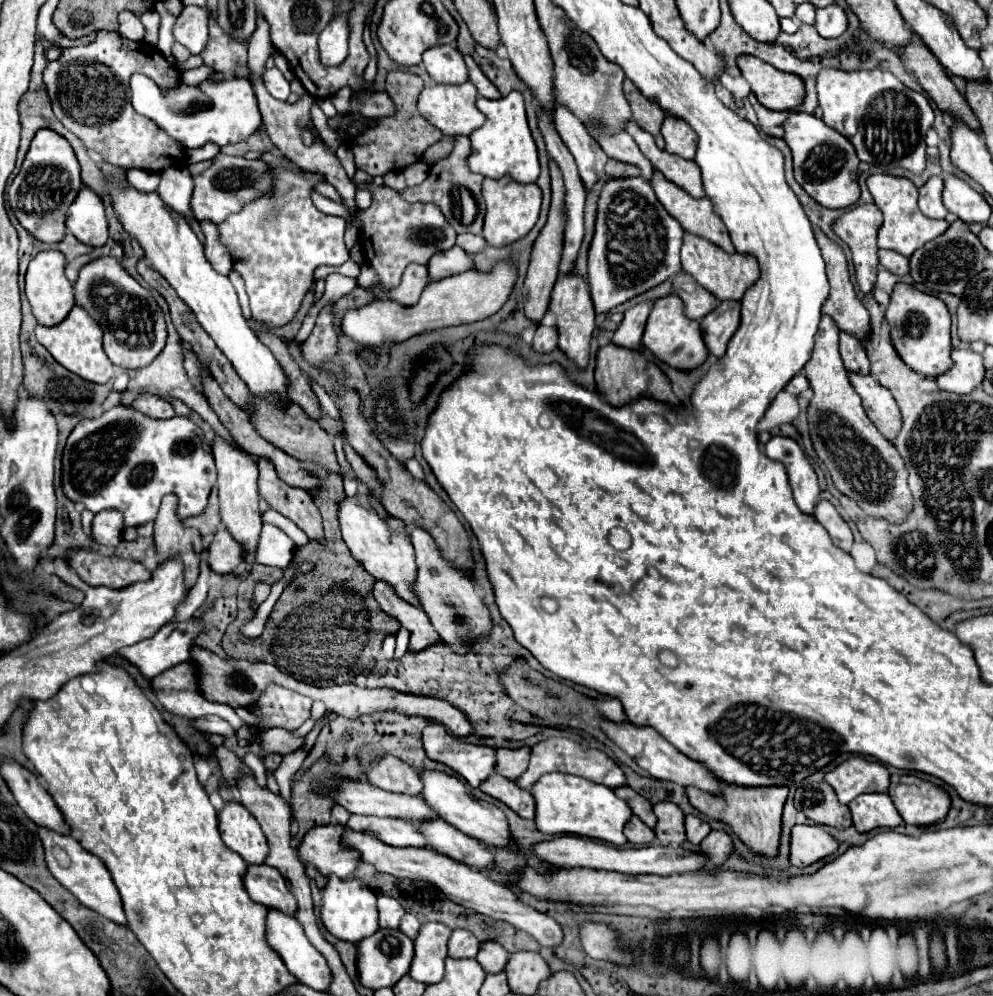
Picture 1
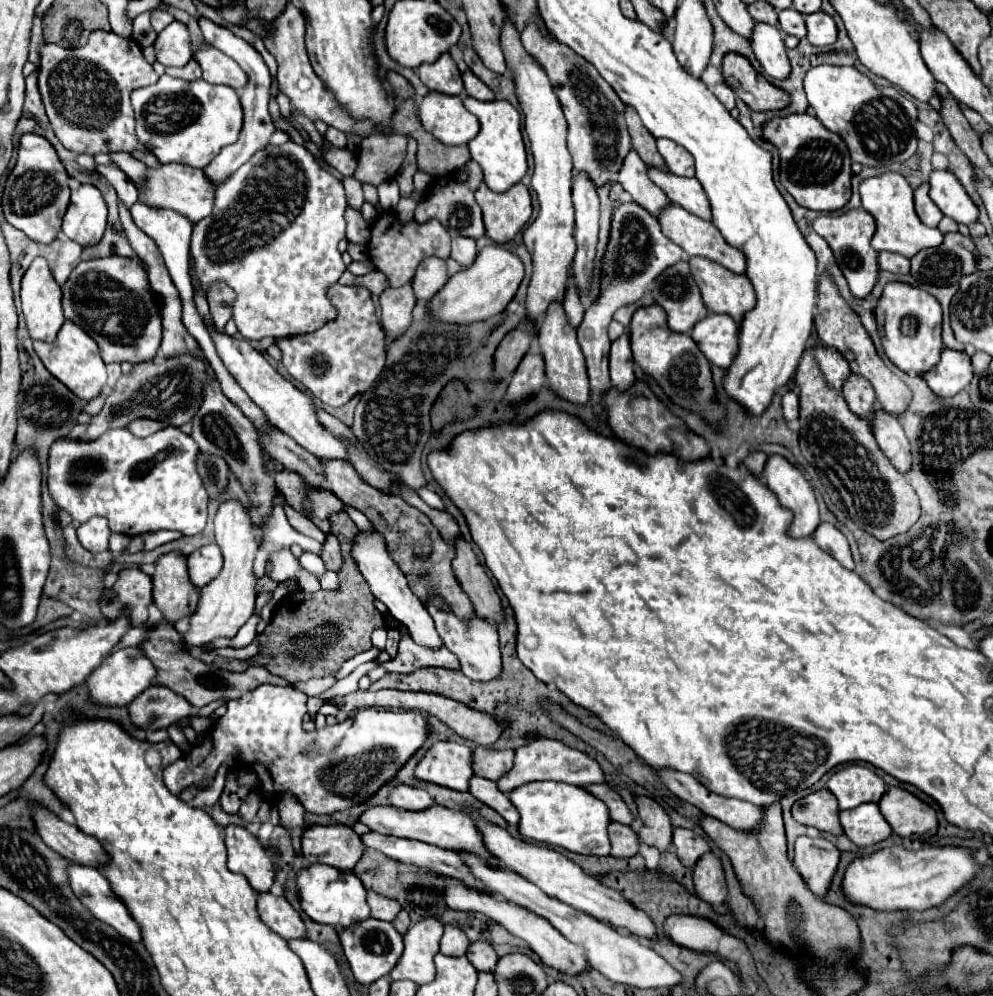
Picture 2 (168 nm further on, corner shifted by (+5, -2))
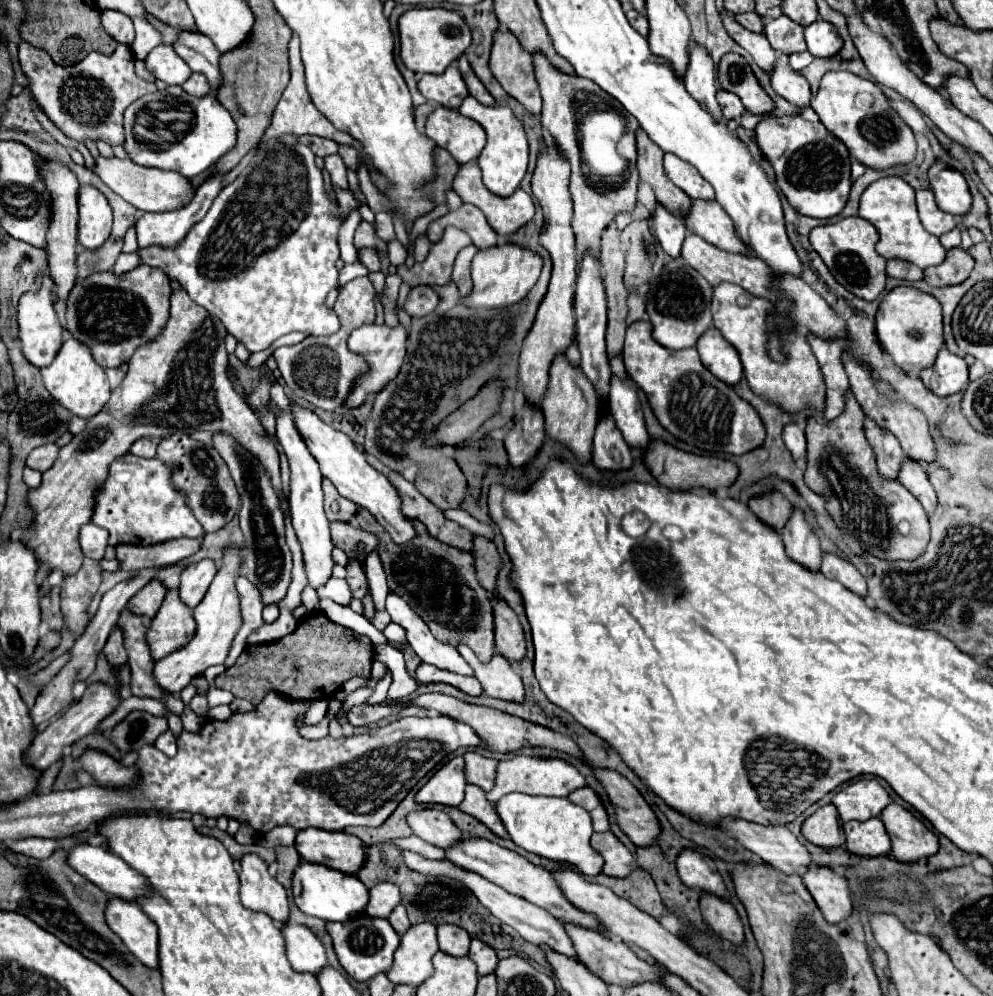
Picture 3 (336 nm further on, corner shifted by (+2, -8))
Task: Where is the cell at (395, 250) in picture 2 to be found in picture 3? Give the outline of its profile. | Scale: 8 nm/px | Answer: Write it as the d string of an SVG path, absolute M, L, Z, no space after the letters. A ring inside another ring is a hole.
M447 228L445 236L431 246L429 256L421 264L413 264L413 268L407 266L397 266L397 274L409 284L409 286L443 286L451 282L451 272L453 272L453 262L459 254L461 248L473 244L471 238L457 230L457 228Z

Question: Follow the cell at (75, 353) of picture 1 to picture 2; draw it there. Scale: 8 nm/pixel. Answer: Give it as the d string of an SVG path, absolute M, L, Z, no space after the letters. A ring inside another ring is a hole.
M66 320L54 342L34 340L34 350L44 362L44 366L50 370L50 374L54 374L62 384L66 384L74 394L78 394L78 398L92 400L102 392L106 384L106 364L100 358L98 344L78 324Z

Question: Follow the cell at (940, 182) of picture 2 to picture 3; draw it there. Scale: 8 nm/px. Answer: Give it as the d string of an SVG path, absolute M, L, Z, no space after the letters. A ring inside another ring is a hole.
M937 160L929 168L929 184L935 194L937 206L943 212L963 216L971 208L971 192L965 176L959 170L949 168L945 162Z

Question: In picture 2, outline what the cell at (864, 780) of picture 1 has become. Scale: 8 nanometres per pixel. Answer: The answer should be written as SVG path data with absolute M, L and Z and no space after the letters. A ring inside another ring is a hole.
M850 764L834 772L826 786L836 796L840 810L850 810L864 802L878 802L886 790L884 780L860 764Z

